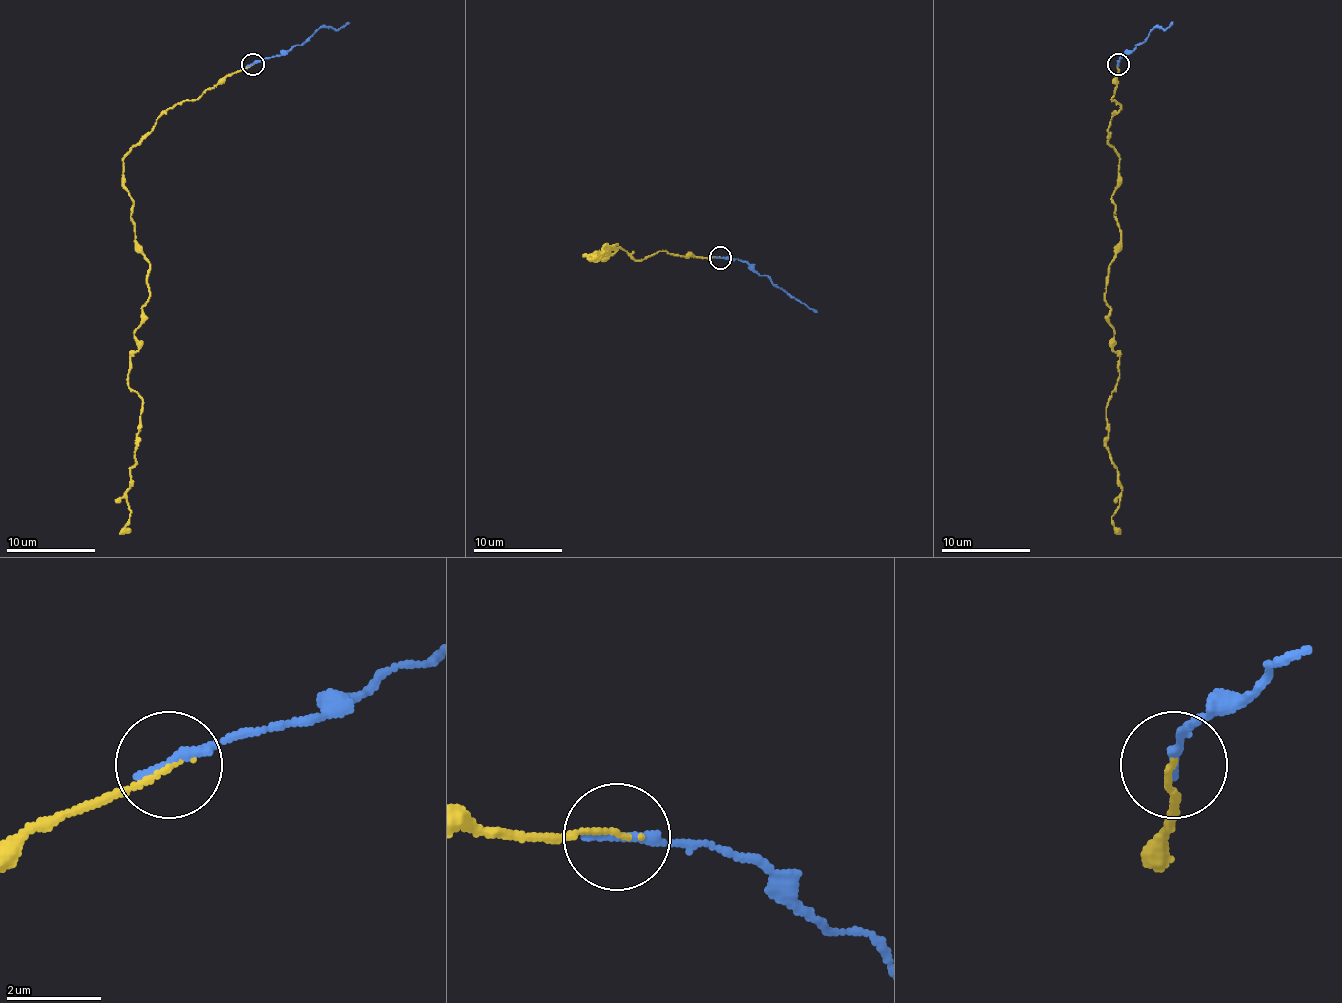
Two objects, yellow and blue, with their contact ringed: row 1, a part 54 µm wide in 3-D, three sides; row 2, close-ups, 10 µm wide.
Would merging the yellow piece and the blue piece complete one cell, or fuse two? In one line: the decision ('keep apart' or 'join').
join

